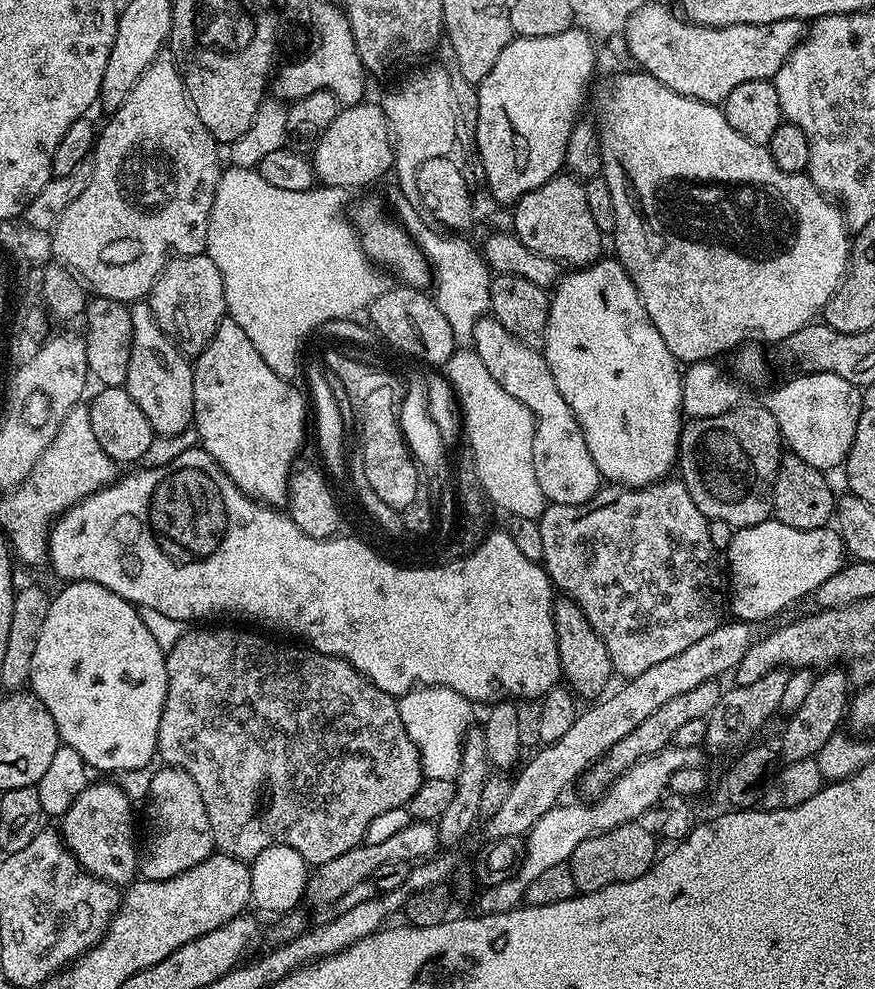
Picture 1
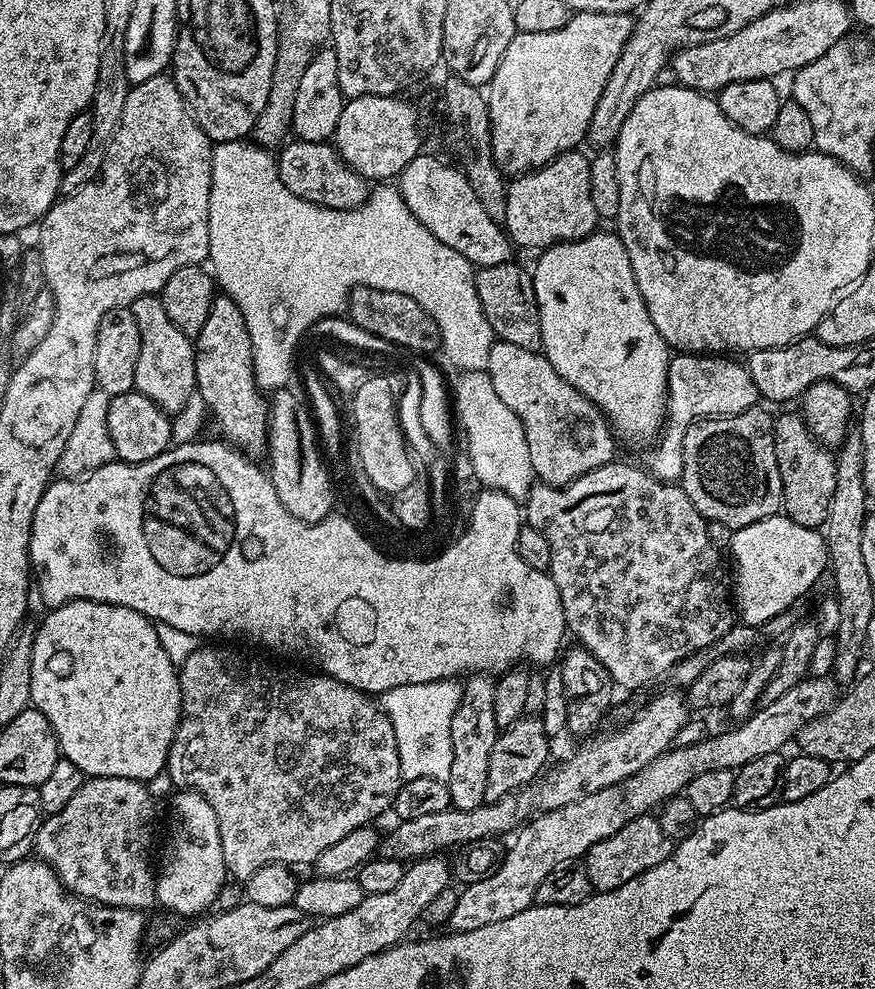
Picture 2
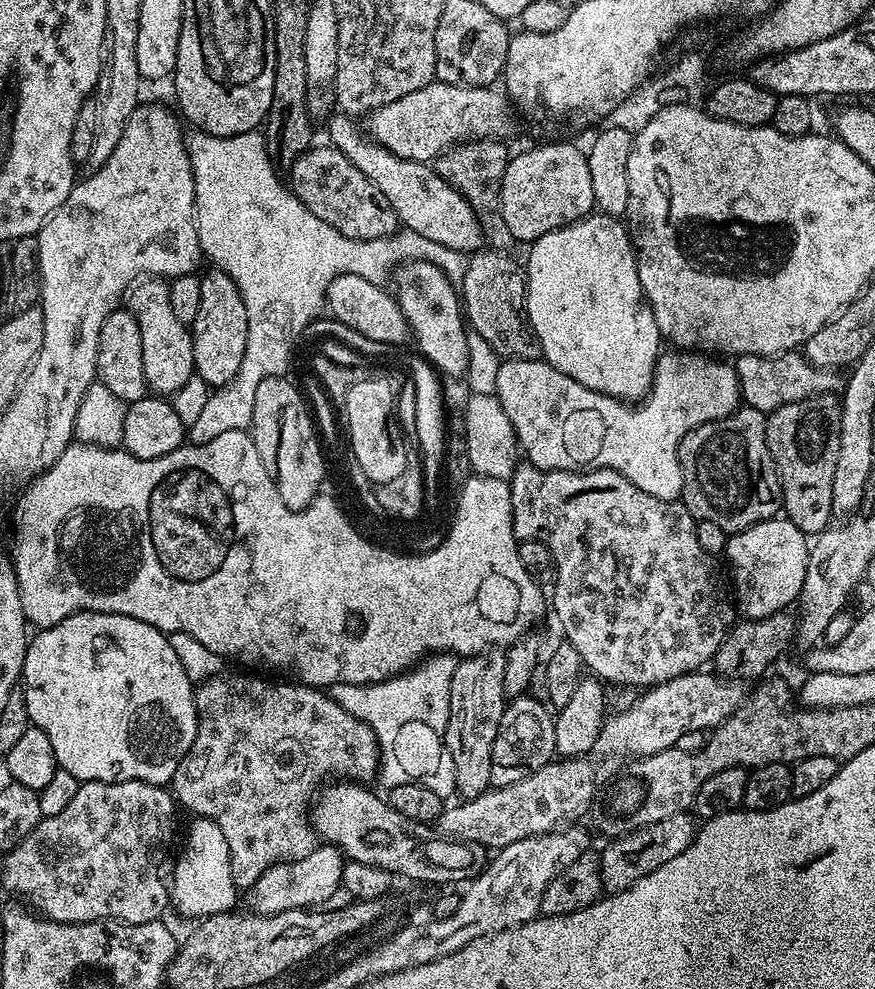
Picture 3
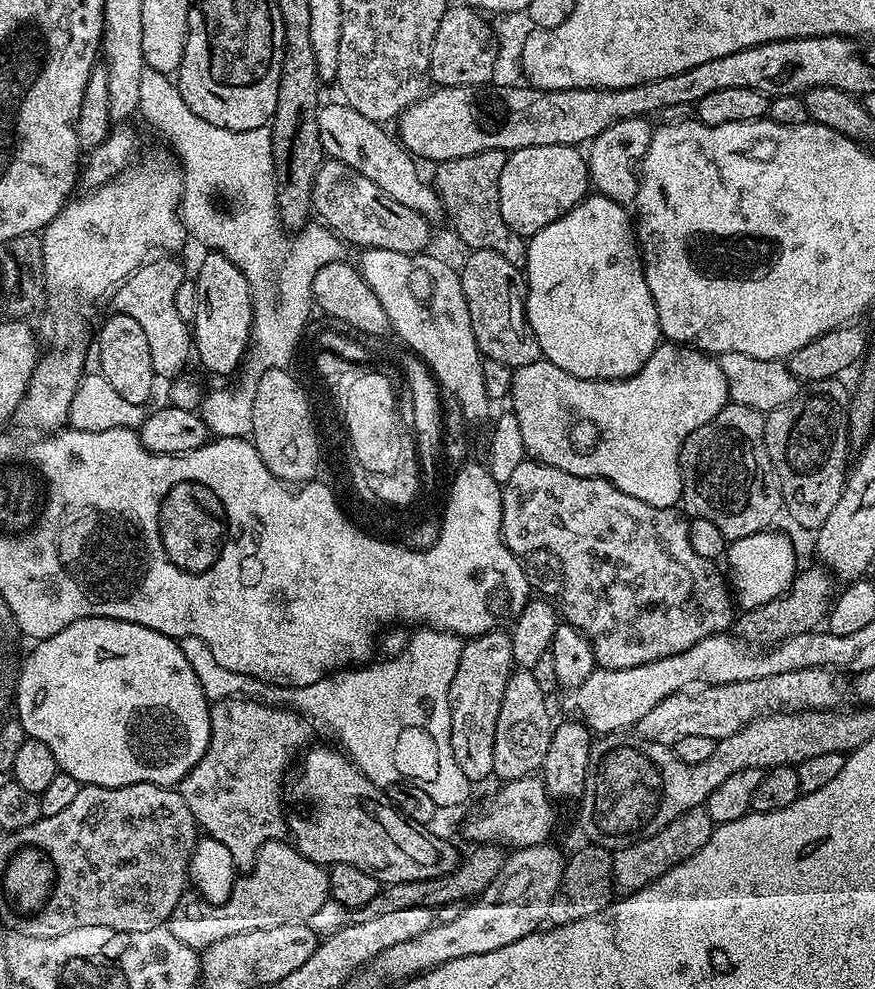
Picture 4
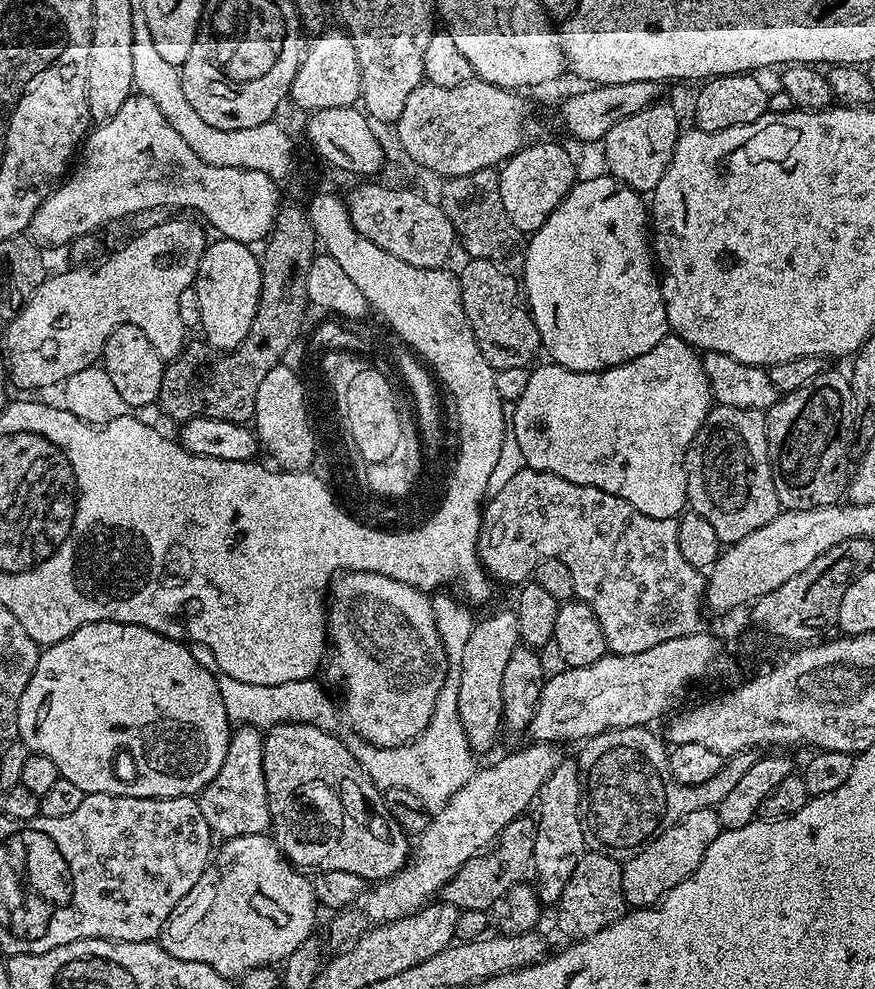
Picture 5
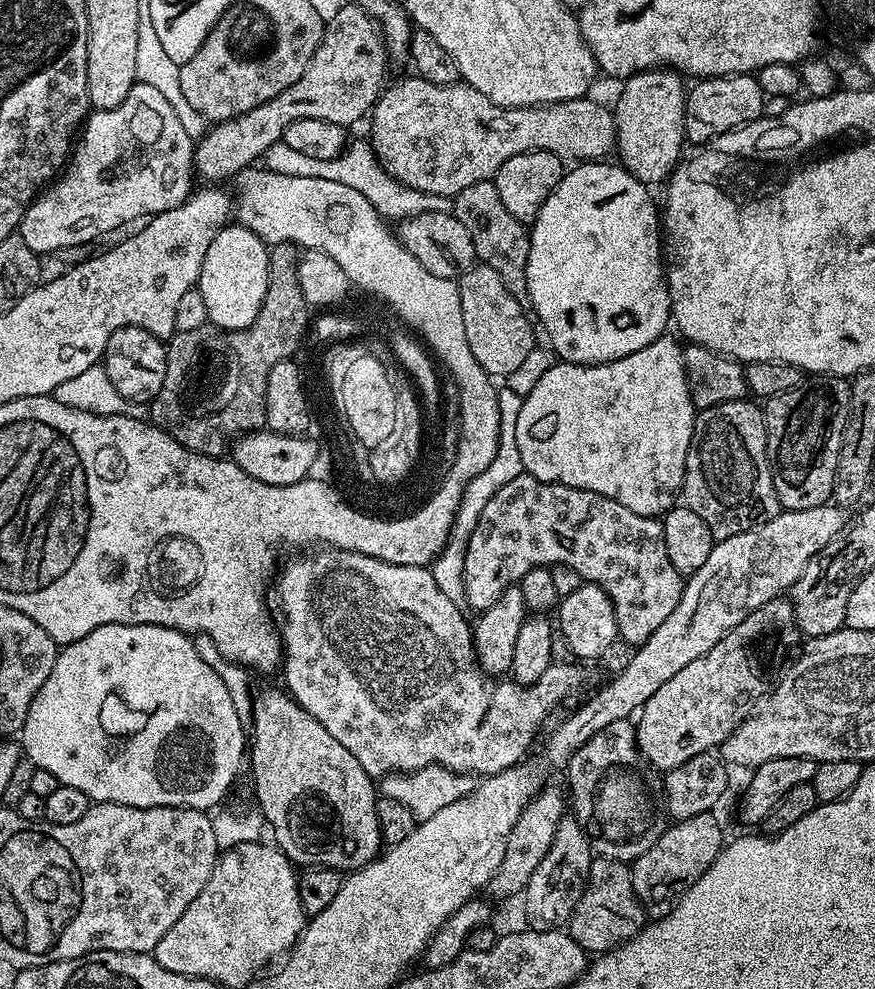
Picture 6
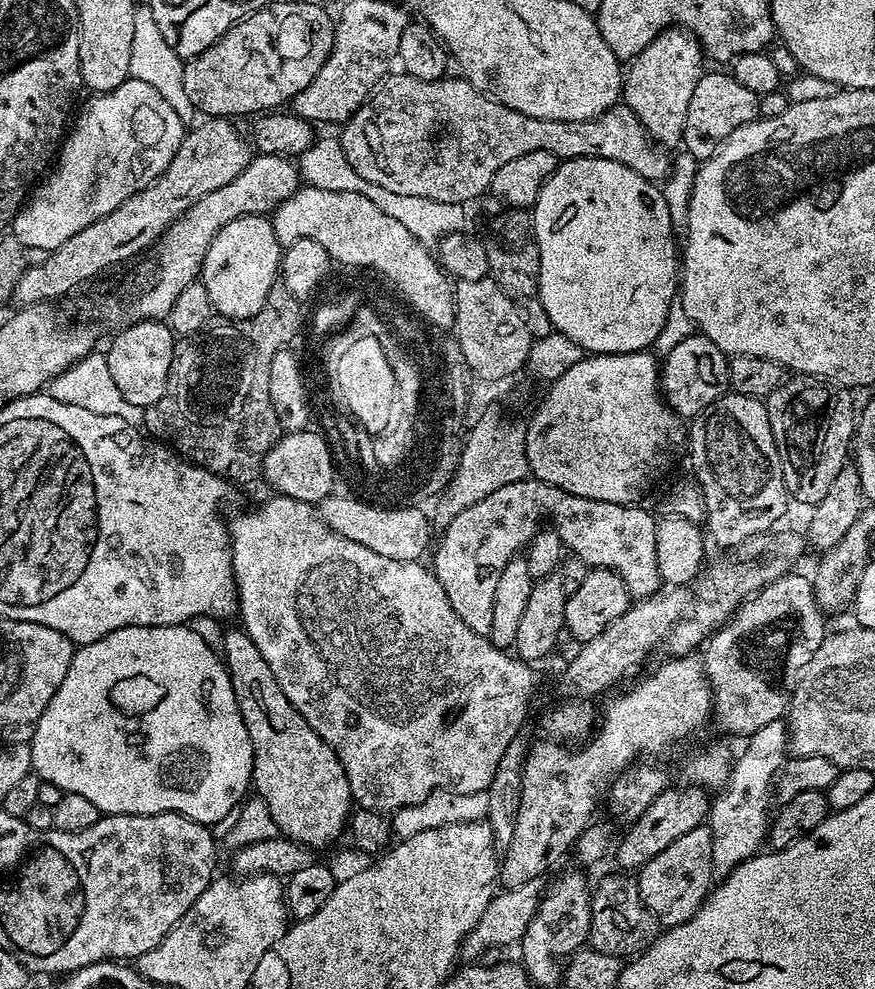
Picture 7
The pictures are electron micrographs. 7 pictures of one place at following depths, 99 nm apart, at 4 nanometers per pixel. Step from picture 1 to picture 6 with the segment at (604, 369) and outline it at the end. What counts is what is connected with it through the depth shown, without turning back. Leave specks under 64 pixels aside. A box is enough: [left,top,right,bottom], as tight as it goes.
[526,162,670,364]

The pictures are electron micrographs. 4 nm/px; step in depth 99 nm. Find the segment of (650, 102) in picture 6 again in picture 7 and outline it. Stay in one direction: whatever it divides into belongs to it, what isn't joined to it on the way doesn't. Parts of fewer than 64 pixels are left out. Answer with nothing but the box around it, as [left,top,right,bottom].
[623,26,706,150]

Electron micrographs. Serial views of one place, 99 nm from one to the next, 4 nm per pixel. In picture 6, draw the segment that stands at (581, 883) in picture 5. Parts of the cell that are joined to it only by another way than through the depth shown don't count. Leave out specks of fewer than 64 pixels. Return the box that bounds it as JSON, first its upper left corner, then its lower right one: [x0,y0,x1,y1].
[566,859,646,954]

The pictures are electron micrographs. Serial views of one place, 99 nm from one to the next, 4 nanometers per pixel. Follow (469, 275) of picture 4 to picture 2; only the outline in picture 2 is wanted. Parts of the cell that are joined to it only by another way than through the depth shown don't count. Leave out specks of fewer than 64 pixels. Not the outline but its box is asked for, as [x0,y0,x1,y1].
[476,262,541,351]

